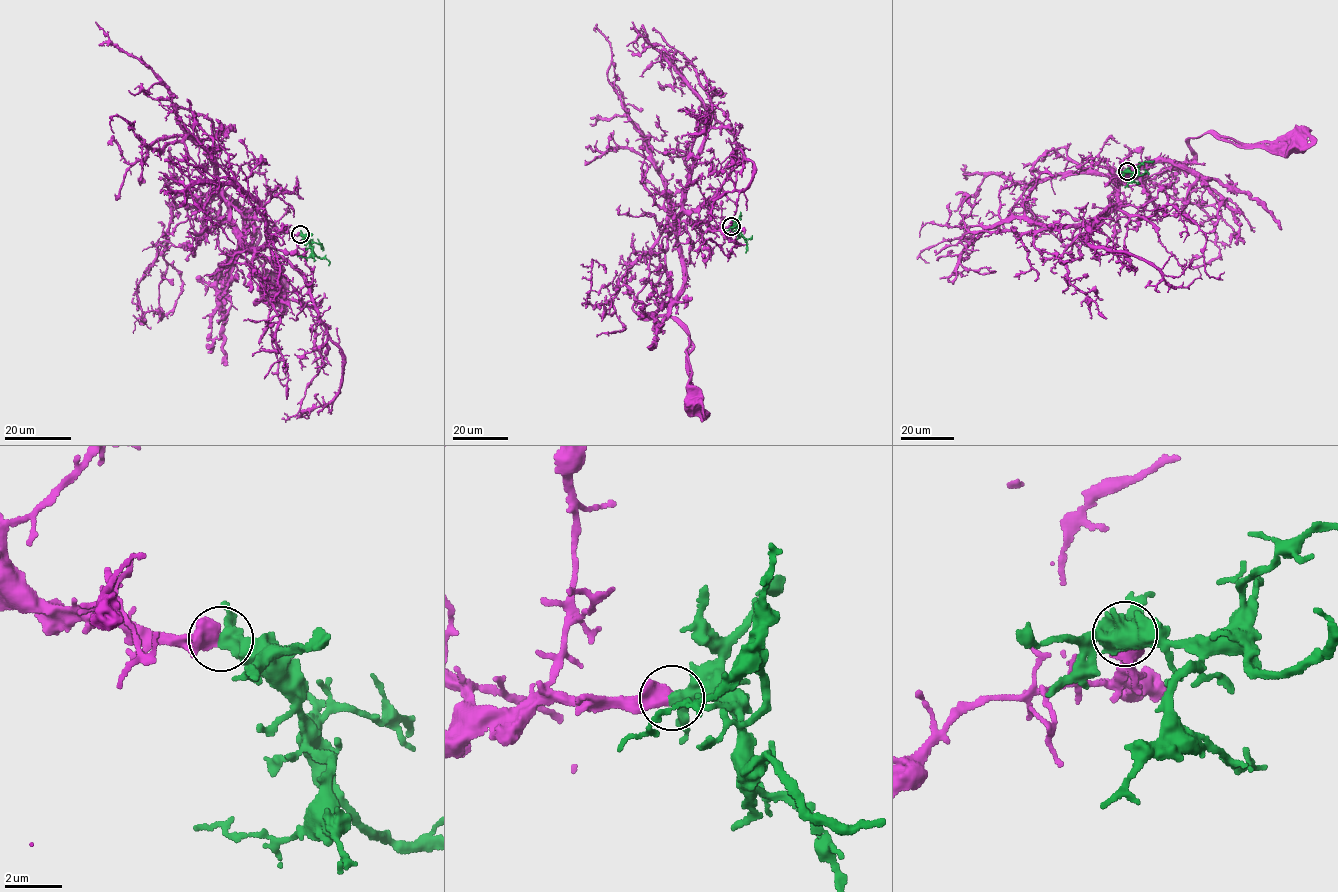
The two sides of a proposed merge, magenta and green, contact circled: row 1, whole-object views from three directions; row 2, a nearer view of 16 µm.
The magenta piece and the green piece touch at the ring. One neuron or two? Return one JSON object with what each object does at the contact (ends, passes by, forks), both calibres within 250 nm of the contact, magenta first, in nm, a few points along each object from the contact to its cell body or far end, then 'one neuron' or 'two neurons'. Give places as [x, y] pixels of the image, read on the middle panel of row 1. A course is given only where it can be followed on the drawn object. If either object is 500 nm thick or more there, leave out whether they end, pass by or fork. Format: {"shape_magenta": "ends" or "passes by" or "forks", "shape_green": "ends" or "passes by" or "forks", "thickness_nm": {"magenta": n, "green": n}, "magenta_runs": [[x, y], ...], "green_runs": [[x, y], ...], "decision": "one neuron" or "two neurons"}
{"thickness_nm": {"magenta": 650, "green": 460}, "magenta_runs": [[730, 226], [683, 221], [666, 228], [633, 308], [642, 317], [671, 316], [688, 332], [690, 402]], "green_runs": [[730, 226], [736, 227], [744, 238], [750, 238]], "decision": "one neuron"}

